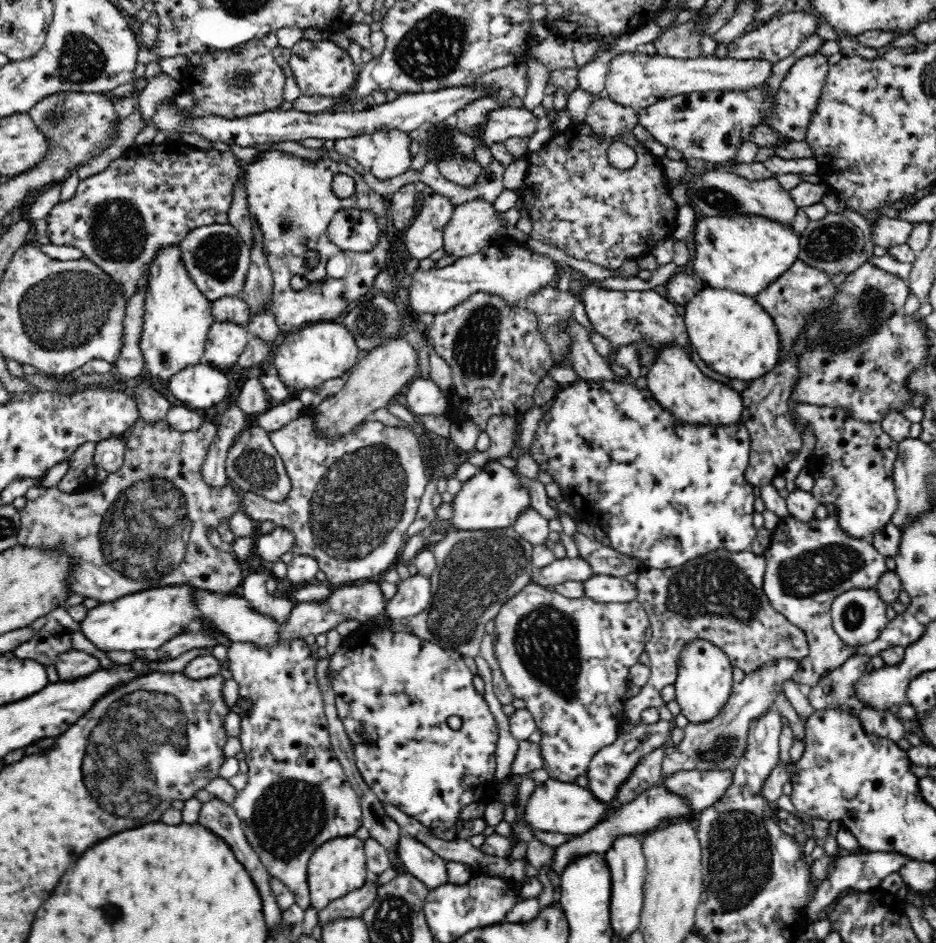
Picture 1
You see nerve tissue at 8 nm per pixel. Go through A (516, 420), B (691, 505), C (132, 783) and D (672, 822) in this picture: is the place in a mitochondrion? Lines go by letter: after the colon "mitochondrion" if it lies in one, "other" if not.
A: other
B: other
C: mitochondrion
D: other

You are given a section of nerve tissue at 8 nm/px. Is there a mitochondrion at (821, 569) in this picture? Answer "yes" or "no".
yes

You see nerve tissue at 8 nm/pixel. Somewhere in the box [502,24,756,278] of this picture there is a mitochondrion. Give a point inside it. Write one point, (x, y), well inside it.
(714, 201)

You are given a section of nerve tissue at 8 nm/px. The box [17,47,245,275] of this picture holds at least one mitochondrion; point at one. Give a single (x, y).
(117, 230)

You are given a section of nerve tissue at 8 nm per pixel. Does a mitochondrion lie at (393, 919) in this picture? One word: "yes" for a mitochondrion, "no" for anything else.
yes

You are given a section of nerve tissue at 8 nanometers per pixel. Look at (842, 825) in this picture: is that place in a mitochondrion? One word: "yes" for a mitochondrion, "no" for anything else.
no

